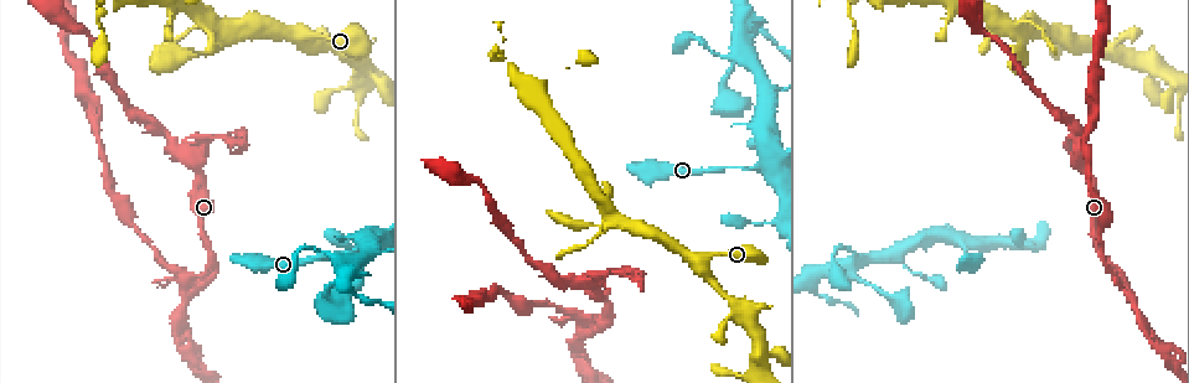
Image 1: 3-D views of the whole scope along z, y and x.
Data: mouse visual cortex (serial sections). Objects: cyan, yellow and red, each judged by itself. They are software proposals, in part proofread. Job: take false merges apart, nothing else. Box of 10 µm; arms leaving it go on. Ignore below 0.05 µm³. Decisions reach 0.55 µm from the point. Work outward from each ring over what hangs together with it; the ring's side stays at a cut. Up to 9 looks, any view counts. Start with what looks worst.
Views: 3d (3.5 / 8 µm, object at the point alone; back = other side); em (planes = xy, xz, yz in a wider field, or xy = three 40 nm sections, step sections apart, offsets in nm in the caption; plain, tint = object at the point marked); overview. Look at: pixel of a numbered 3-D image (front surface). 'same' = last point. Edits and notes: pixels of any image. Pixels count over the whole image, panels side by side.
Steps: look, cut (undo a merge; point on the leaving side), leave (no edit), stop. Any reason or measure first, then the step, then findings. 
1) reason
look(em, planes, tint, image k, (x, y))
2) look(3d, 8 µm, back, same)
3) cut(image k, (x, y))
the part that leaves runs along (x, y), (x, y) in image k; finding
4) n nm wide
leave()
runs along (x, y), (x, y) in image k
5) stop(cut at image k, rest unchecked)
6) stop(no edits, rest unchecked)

abrupt turn
look(3d, 3.5 µm, image 1, (1109, 262))

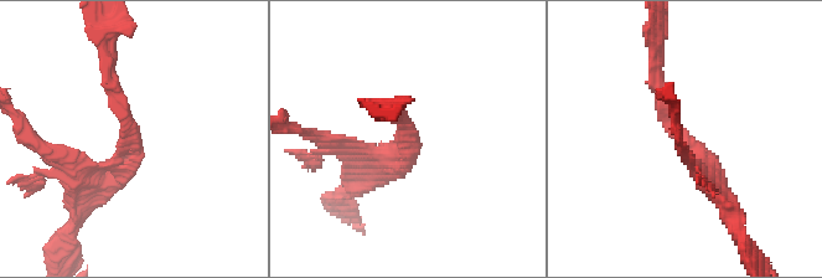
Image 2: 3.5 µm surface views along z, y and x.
3 arms; arms of 150, 150, 200 nm
look(em, xy, step 3, tint, image 2, (406, 139))

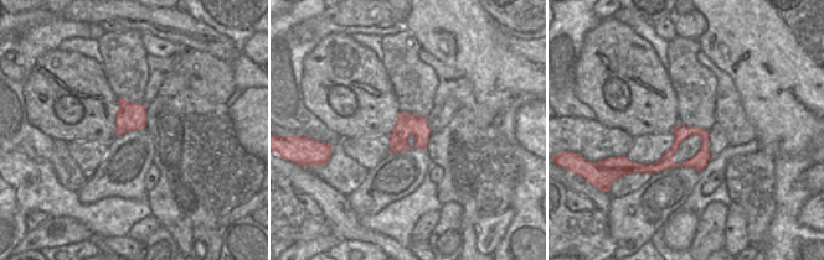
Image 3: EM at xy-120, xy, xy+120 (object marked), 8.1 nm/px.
leave()
runs along (705, 134), (686, 131), (658, 166), (635, 167) in image 3; all the same cell

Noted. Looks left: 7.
two arms in line, one across
look(3d, 8 µm, image 1, (54, 22))

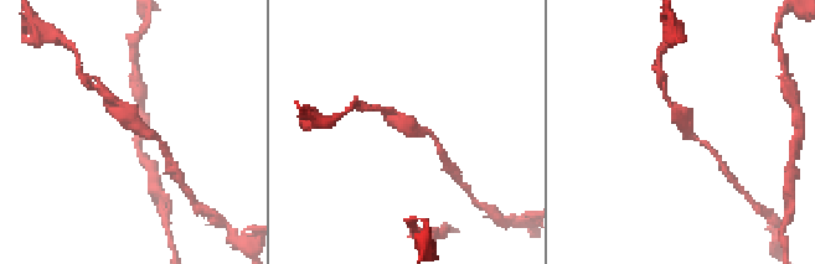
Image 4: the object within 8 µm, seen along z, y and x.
look(em, xy, step 3, tint, same)

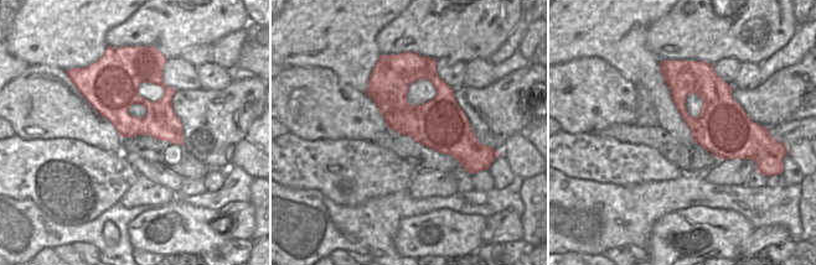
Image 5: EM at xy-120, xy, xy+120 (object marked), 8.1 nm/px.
arms of 150, 200, 350 nm
leave()
runs along (158, 138), (124, 123), (138, 107) in image 4; continuous, no second cell

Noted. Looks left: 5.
a narrow waist
look(3d, 3.5 µm, image 1, (762, 164))

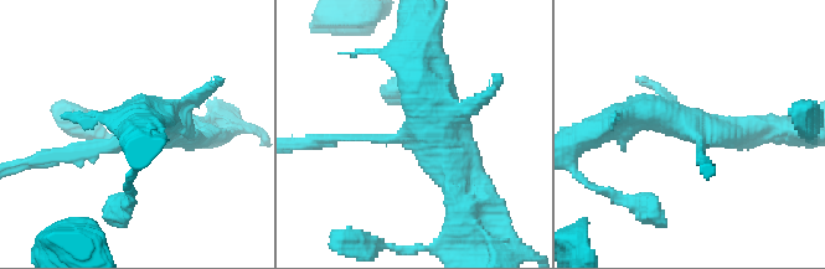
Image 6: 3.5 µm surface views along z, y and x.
4 arms; arms of 100, 150, 400, 450 nm; need the tissue
look(em, xy, step 3, tint, image 6, (690, 124))

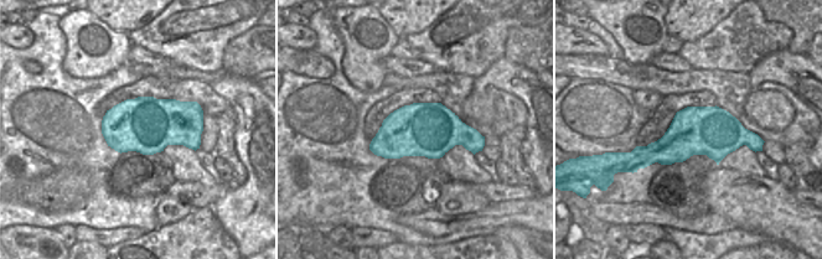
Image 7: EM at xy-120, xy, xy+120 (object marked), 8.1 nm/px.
leave()
runs along (339, 139), (397, 139), (419, 123), (416, 53) in image 6; one cell here

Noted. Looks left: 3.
calibre changes
look(3d, 3.5 µm, image 1, (694, 262))

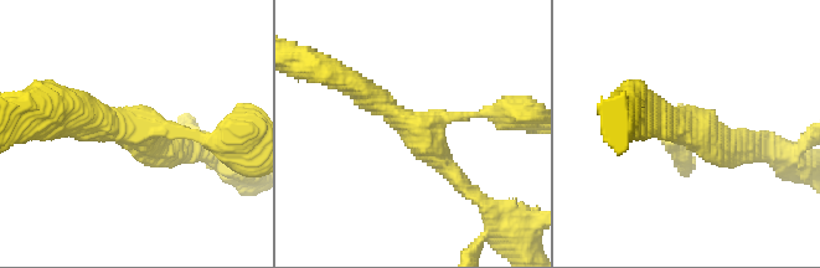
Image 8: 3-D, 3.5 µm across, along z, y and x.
3 arms; arms of 150, 250, 300 nm; need the tissue
look(em, xy, step 5, tint, image 8, (134, 127))

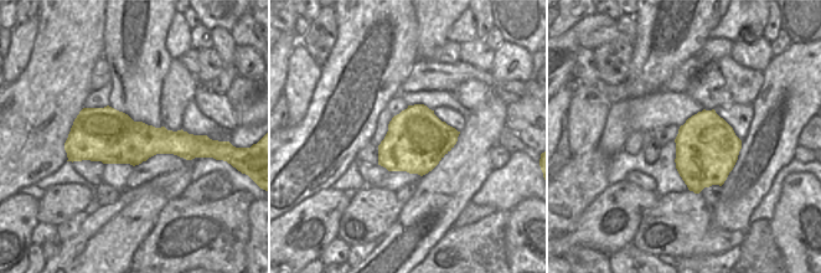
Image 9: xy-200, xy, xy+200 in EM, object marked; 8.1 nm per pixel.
leave()
runs along (216, 140), (109, 125), (71, 107) in image 8; all the same cell

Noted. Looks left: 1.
stop(no edits, rest unchecked)

